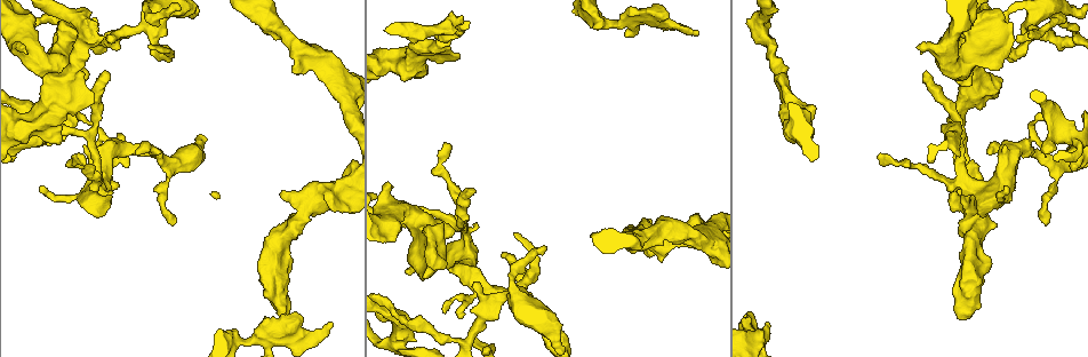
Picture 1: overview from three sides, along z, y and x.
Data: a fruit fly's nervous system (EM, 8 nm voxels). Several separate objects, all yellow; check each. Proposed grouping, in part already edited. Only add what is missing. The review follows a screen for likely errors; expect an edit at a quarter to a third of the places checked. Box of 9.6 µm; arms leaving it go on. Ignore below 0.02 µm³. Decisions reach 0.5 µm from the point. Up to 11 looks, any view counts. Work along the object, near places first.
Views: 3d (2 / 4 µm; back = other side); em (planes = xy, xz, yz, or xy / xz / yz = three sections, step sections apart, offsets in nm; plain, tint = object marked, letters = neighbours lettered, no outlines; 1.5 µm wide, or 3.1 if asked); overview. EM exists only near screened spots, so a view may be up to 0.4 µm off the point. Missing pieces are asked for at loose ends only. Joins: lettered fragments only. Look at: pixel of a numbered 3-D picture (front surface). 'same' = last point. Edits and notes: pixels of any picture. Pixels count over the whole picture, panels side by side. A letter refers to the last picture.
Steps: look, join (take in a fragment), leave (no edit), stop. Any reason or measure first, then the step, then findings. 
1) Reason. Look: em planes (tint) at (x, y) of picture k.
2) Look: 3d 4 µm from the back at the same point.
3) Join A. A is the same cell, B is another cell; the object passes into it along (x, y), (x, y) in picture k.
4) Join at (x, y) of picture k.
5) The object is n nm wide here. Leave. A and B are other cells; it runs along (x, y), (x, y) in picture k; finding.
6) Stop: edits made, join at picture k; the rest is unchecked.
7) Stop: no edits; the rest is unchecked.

An open end. Look: 3d 2 µm at (697, 35) of picture 1.

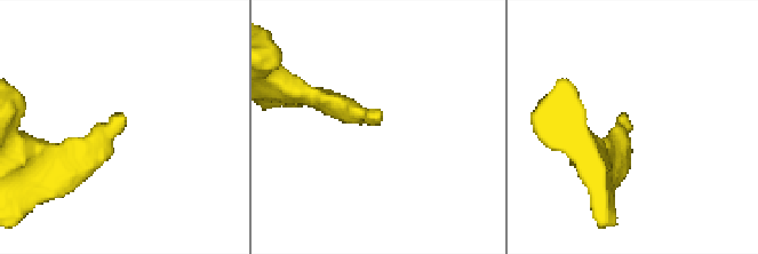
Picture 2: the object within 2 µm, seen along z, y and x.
Look: em planes (letters) at (121, 115) of picture 2.

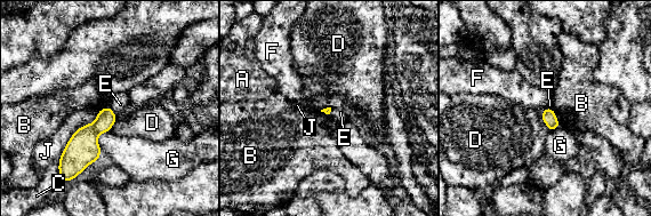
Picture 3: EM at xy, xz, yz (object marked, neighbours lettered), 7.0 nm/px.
Leave. A, B, C, D, E, F, G and J are other cells; a border runs along (107, 106), (117, 118) in picture 3; no lettered fragment goes on from it.

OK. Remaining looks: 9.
Branch stops here. Look: 3d 4 µm from the back at (298, 72) of picture 1.

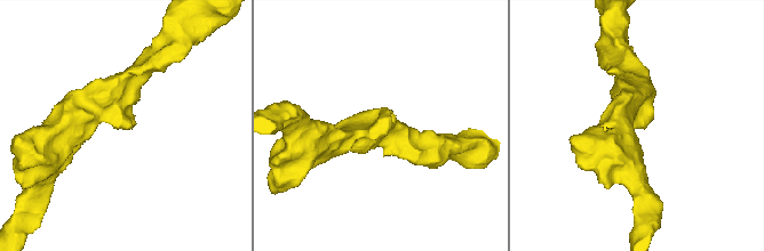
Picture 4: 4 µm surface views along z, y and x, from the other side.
Look: em planes (tint) at (127, 128) of picture 4.

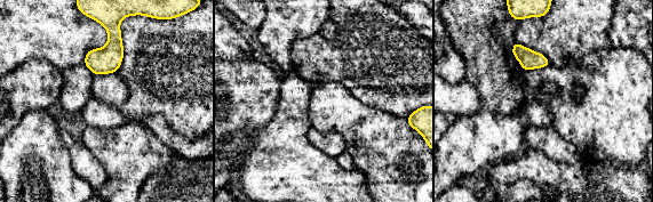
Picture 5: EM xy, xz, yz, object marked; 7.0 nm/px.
Look: em planes (letters) at the same point.

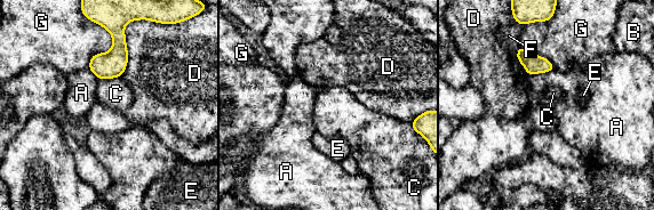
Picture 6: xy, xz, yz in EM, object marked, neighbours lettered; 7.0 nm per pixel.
Leave. A, B, C, D, E, F and G are other cells; a border runs along (121, 75), (98, 80) in picture 6; no lettered fragment goes on from it.

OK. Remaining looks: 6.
Free end. Look: 3d 2 µm from the back at (172, 225) of picture 1.

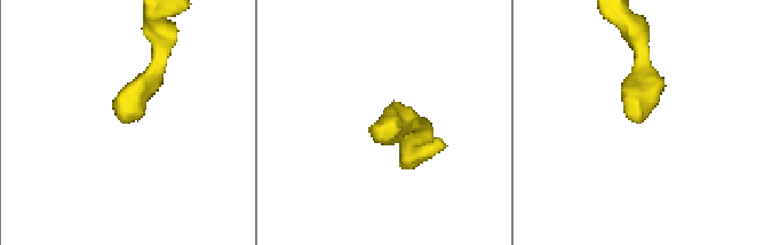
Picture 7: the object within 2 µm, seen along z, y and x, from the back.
Look: em planes (plain) at (377, 134) of picture 7.

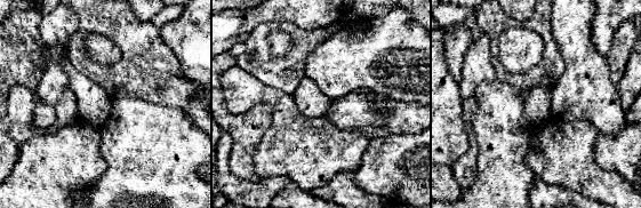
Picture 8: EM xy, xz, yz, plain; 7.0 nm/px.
What lies round it. Look: em planes (letters) at the same point.

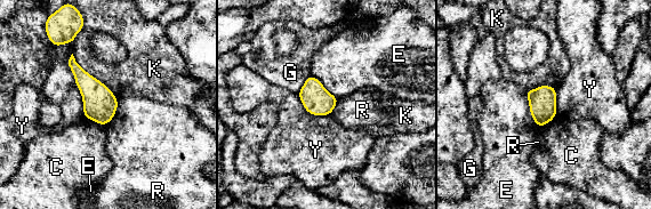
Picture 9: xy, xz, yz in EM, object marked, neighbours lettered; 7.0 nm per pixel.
The longest contact is with Y, 460 nm. Leave. C, E, G, K, R and Y are other cells; a border runs along (118, 99), (115, 113), (105, 125) in picture 9; none of them fits.

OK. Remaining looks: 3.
An open end. Look: 3d 2 µm from the back at (468, 190) of picture 1.

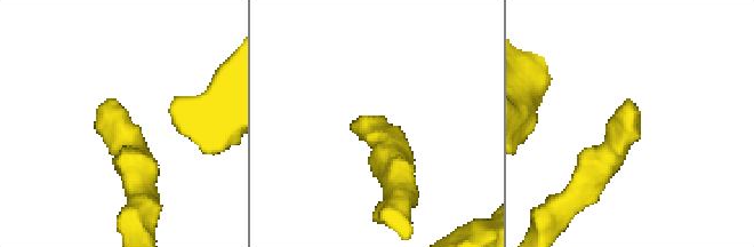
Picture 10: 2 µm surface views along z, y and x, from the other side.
Need the tissue. Look: em xy step 8 (tint) at (112, 101) of picture 10.

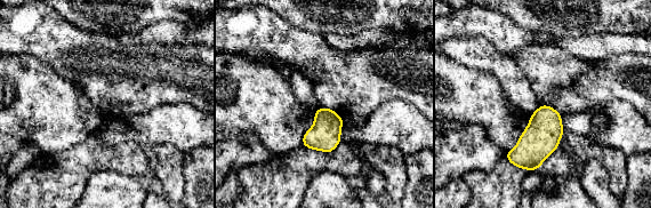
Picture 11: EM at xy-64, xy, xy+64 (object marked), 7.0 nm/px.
Cut it another way. Look: em xz step 8 (letters) at the same point.

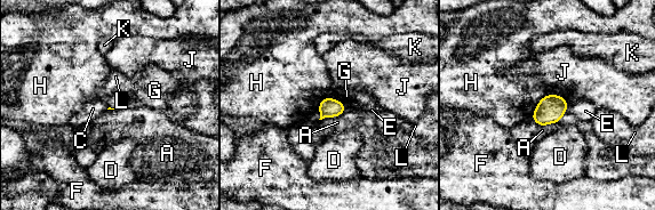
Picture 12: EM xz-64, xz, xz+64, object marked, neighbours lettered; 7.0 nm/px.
Leave. A, C, D, E, F, G, H, J, K and L are other cells; a border runs along (325, 96), (334, 98) in picture 12; no lettered fragment goes on from it.

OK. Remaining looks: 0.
Stop: no edits; the rest is unchecked.

